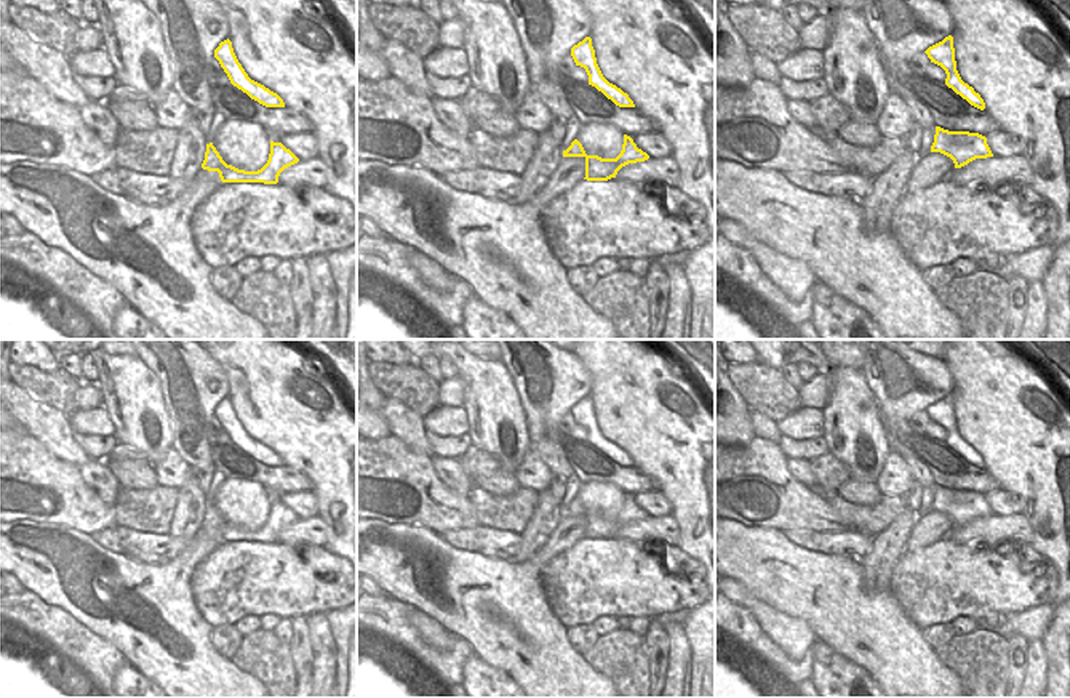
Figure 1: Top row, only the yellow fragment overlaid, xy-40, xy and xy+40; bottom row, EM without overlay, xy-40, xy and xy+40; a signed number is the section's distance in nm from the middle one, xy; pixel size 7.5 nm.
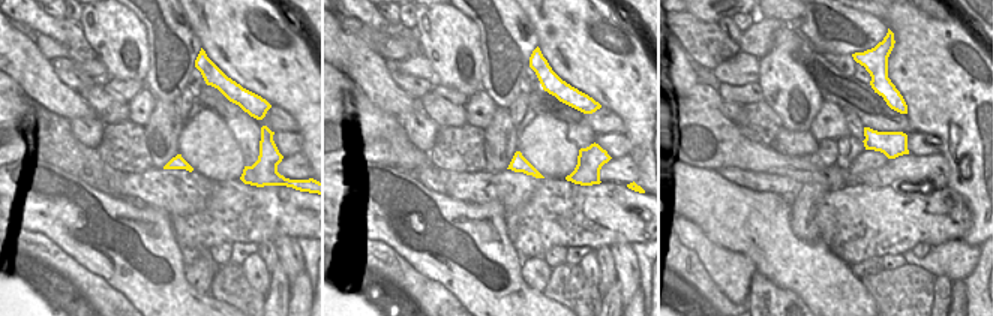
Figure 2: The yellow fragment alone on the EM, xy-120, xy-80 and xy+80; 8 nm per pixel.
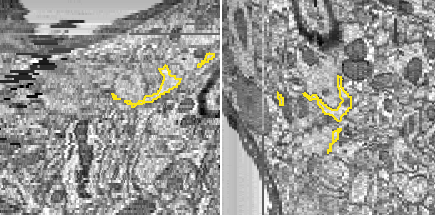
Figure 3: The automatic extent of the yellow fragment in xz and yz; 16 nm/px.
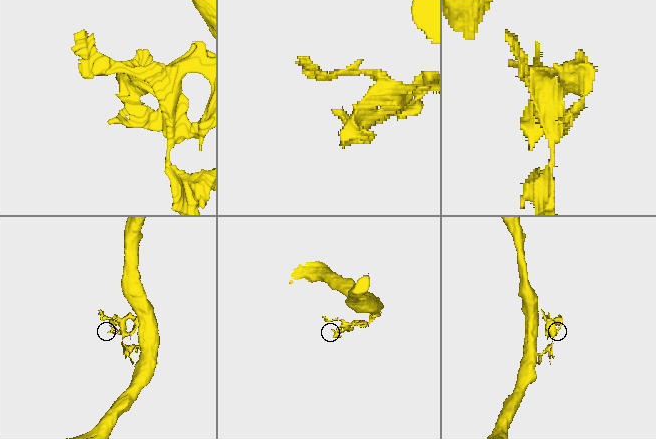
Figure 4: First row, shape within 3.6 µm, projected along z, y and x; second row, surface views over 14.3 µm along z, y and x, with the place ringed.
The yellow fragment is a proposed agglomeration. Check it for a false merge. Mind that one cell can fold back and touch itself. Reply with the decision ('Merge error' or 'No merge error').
No merge error.

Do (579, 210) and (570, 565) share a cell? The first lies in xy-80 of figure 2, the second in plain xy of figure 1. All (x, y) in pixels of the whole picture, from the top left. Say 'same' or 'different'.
same

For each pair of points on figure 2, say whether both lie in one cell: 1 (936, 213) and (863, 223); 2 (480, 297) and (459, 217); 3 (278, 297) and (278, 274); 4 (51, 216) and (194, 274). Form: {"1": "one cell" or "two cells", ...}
{"1": "one cell", "2": "one cell", "3": "one cell", "4": "two cells"}

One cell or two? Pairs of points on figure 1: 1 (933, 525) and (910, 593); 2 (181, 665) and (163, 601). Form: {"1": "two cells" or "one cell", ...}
{"1": "two cells", "2": "one cell"}

